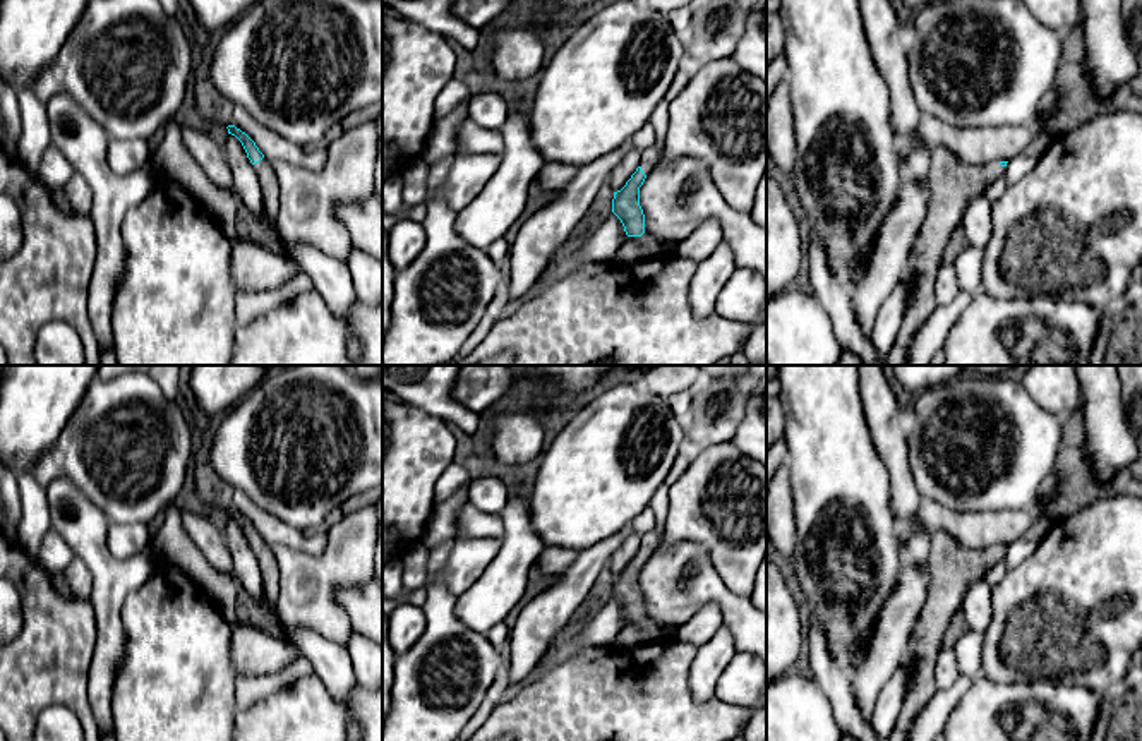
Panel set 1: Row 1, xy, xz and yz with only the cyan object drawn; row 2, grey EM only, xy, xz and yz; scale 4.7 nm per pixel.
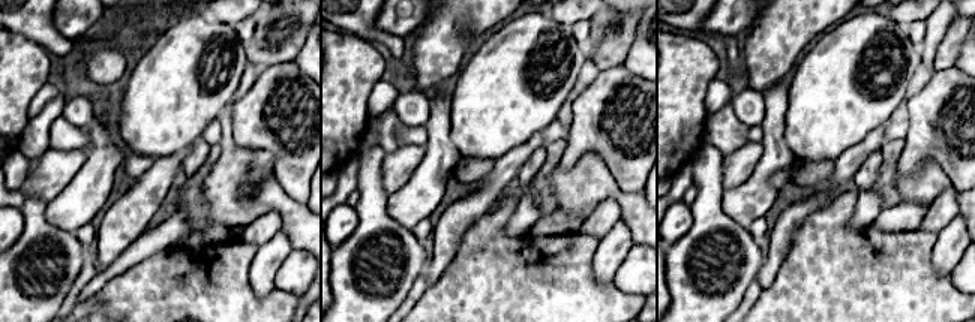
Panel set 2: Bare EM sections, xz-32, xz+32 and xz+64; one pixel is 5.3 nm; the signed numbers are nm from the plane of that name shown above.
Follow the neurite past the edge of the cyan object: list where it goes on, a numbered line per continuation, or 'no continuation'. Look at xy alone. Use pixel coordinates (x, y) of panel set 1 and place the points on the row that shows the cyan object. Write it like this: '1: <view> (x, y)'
1: xy (270, 187)

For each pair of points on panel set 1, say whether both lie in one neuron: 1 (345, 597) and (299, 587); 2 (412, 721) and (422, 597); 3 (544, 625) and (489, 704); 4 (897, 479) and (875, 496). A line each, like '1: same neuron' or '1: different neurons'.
1: different neurons
2: same neuron
3: different neurons
4: different neurons

